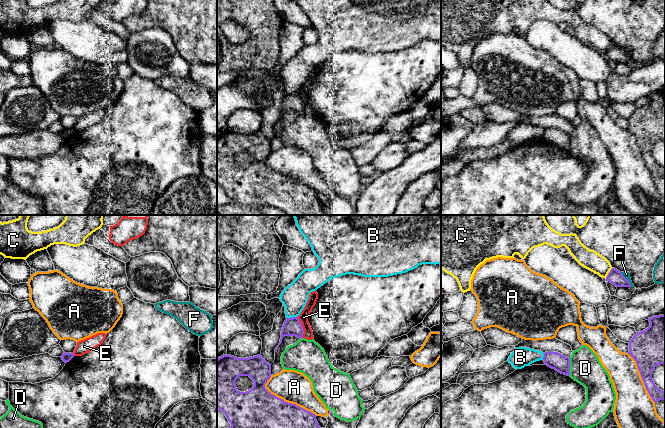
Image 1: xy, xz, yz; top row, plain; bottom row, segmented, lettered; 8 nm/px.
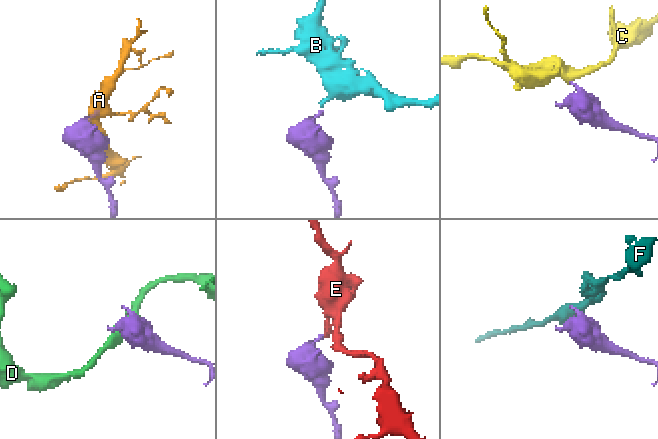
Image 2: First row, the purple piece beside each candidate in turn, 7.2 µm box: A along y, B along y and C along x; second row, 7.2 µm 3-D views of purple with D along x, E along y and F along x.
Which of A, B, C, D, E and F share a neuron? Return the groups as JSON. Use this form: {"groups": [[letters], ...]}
{"groups": [["A"], ["B"], ["C"], ["D"], ["E"], ["F"]]}

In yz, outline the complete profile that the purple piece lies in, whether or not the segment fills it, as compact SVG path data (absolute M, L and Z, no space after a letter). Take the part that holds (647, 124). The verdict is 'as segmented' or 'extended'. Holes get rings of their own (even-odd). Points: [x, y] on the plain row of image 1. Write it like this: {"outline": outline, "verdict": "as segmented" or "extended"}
{"outline": "M665 91L648 95L650 102L637 108L629 118L628 130L636 137L638 146L654 178L665 176L665 167L660 166L652 155L656 142L665 140Z", "verdict": "as segmented"}

